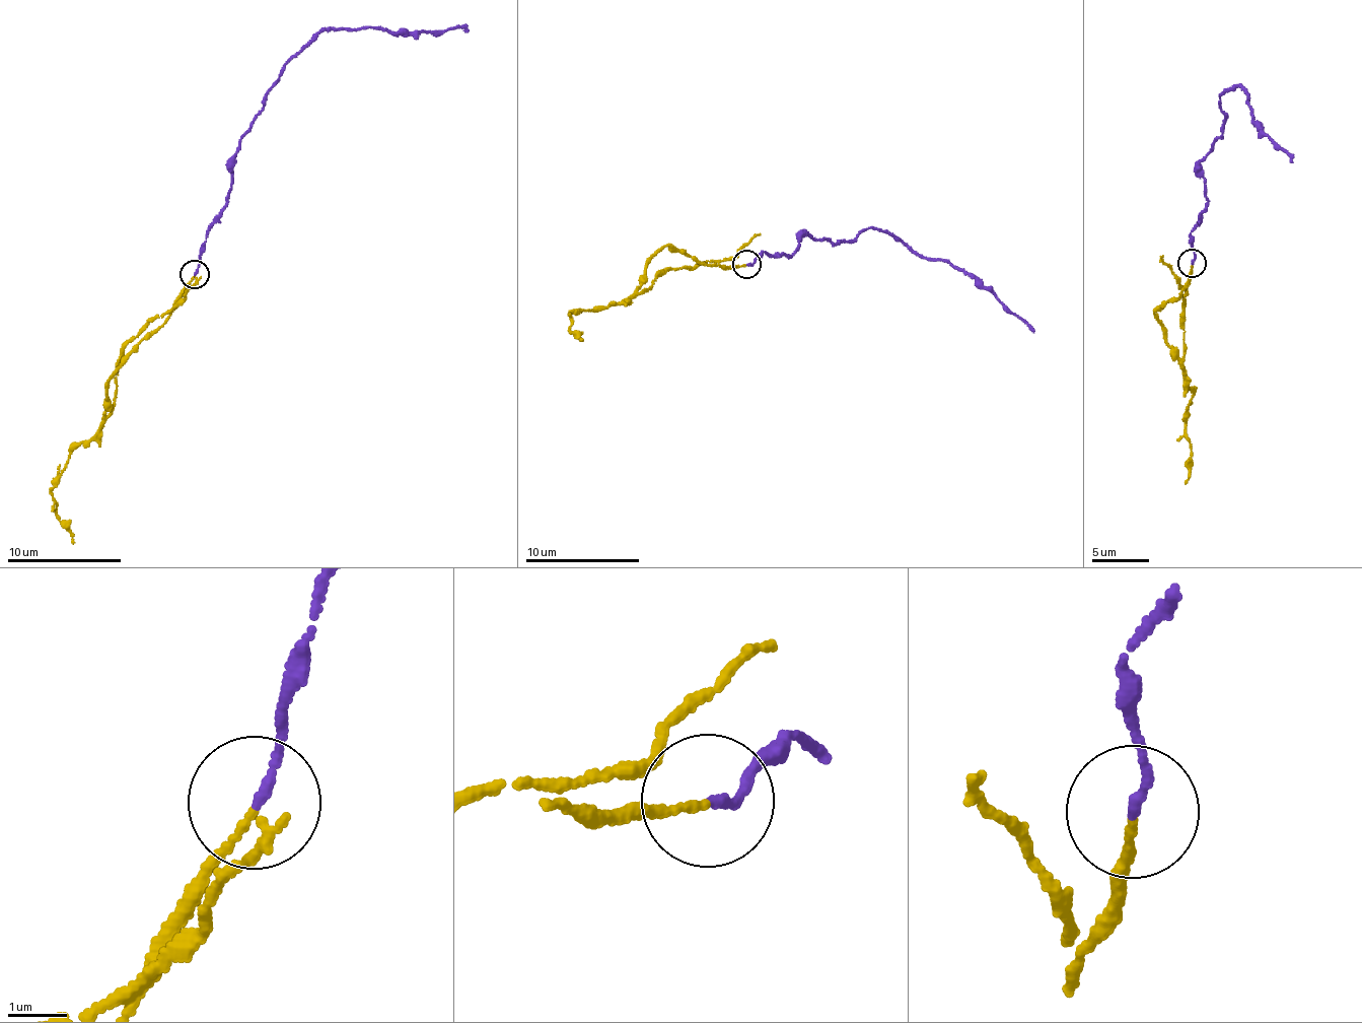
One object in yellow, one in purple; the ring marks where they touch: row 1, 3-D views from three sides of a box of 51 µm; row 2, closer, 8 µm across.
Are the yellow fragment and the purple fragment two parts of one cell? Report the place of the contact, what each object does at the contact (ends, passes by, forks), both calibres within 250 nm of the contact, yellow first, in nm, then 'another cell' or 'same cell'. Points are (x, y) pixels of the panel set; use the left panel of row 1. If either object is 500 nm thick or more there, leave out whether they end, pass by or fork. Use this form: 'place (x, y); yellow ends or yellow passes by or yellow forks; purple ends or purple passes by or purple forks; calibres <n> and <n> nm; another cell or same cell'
place (194, 274); yellow ends; purple ends; calibres 110 and 140 nm; another cell

